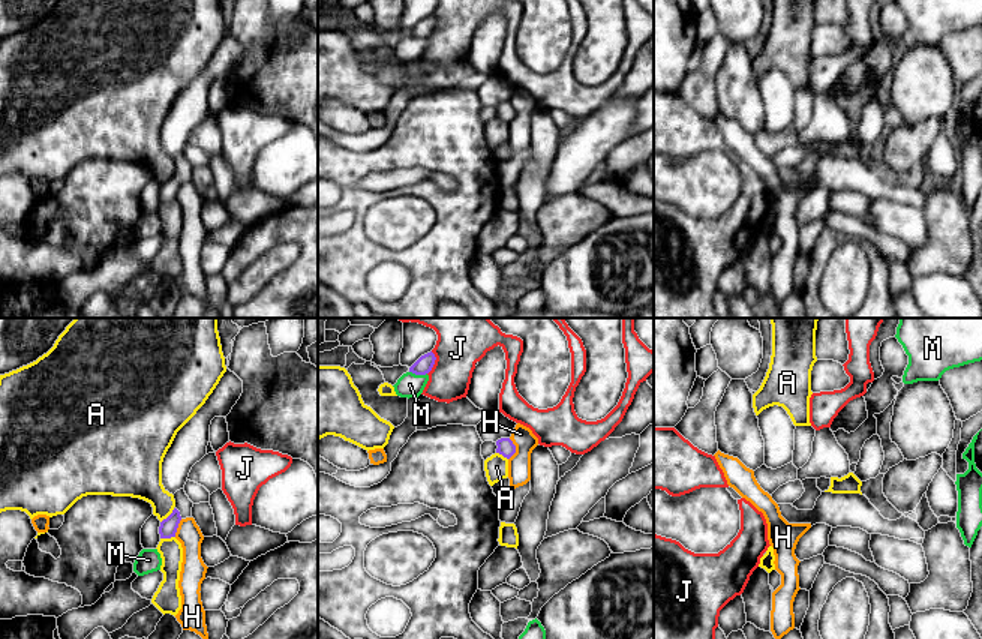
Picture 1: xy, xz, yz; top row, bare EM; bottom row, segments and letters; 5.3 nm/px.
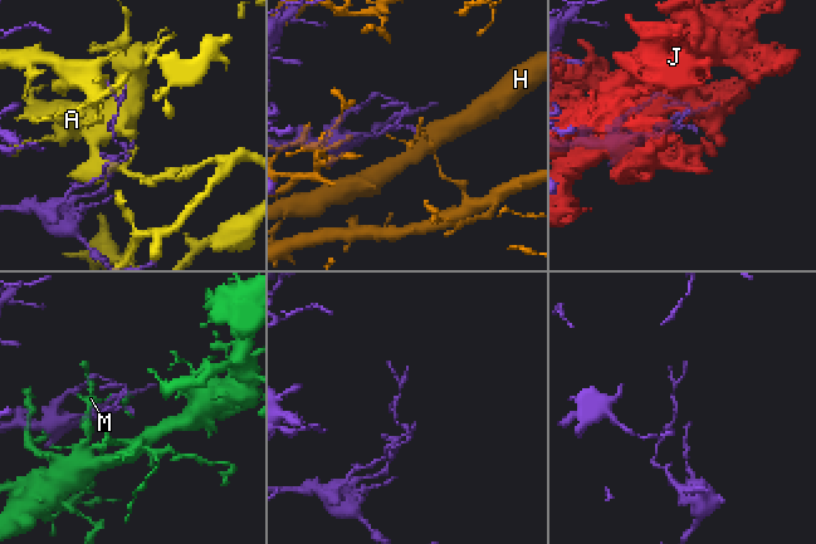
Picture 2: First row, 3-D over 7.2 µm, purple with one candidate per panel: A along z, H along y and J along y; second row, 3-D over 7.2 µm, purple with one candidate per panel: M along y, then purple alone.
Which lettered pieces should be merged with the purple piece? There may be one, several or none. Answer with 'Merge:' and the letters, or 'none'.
Merge: none

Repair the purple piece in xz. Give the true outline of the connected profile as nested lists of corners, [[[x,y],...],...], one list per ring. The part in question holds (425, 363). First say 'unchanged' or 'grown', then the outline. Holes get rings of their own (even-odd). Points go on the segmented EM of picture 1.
unchanged; [[[430,351],[424,356],[421,356],[411,368],[409,372],[415,374],[415,375],[426,375],[432,370],[433,364],[435,364],[435,354]]]

